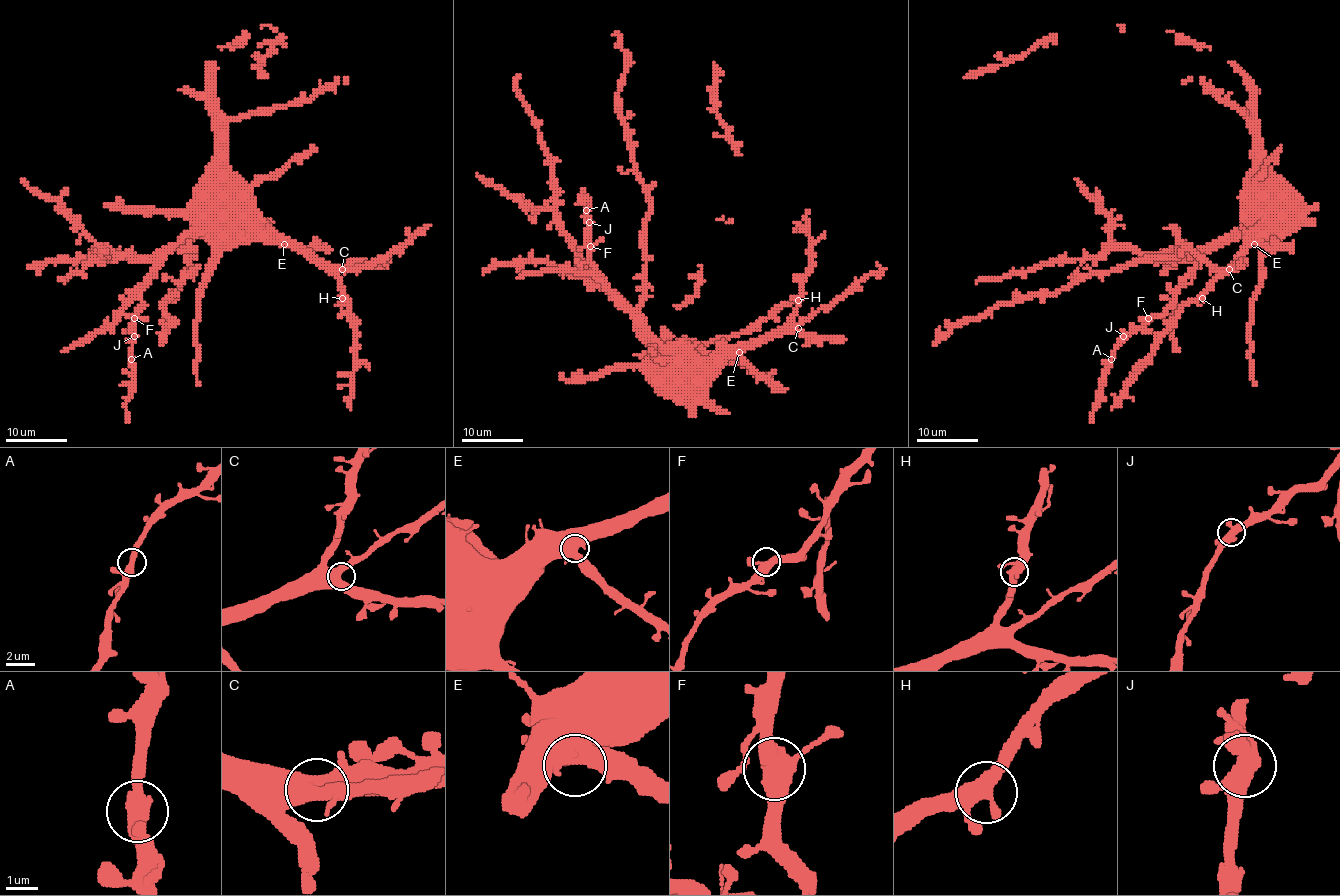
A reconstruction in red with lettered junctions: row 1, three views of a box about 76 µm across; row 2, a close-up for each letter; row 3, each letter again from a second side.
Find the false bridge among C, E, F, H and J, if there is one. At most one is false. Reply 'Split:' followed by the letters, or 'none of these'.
Split: none of these

